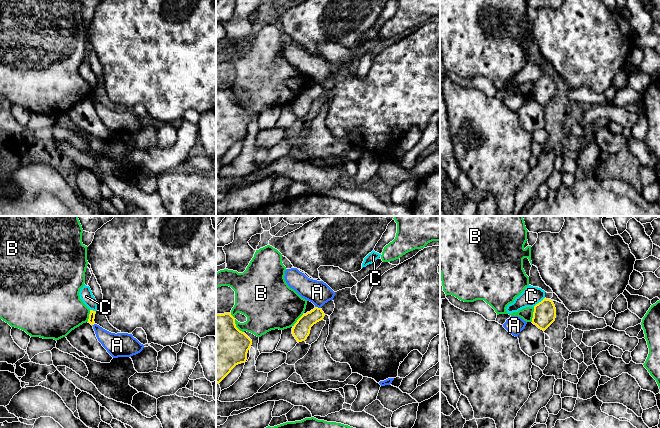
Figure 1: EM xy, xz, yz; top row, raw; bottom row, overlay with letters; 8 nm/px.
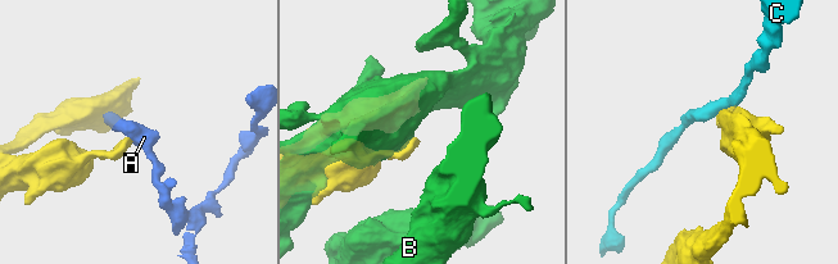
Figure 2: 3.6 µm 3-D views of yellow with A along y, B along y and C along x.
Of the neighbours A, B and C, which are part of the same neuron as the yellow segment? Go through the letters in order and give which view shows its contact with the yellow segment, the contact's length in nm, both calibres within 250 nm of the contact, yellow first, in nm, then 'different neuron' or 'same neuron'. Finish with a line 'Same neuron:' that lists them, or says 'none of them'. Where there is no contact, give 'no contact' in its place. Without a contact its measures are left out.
A: meets yellow in xz; contact 50 nm long; 140 nm thick on the yellow side, 190 nm on the other; different neuron
B: meets yellow in xz; contact 190 nm long; 440 nm thick on the yellow side, 300 nm on the other; different neuron
C: meets yellow in yz; contact 120 nm long; 180 nm thick on the yellow side, 150 nm on the other; different neuron
Same neuron: none of them

